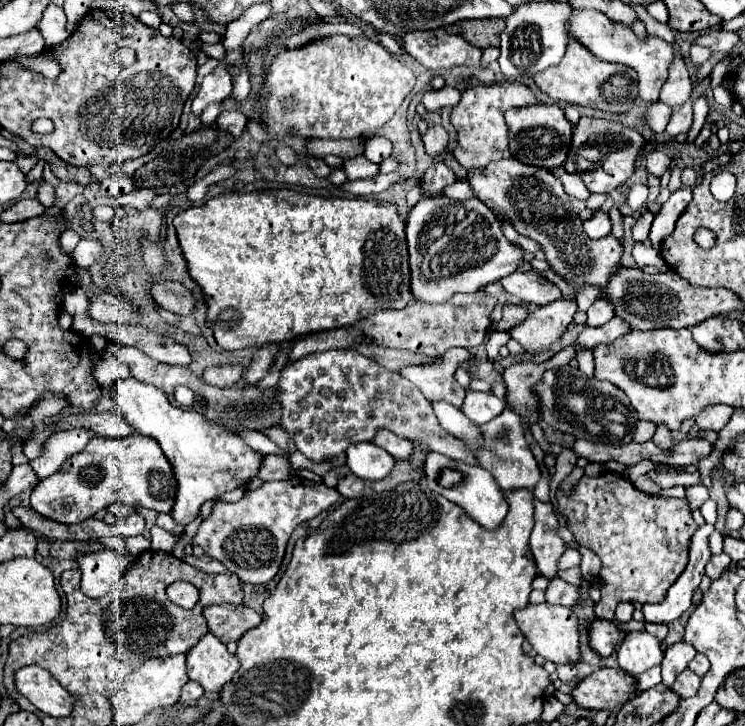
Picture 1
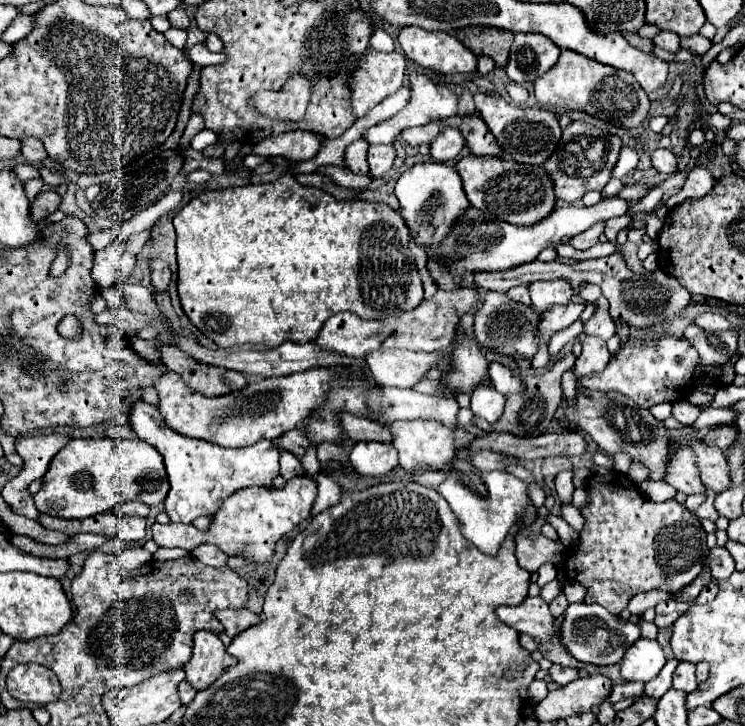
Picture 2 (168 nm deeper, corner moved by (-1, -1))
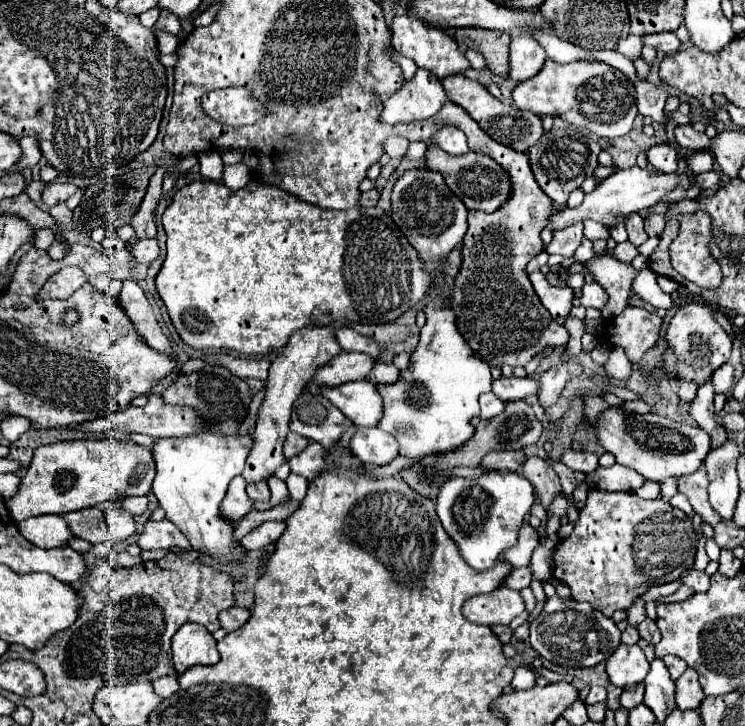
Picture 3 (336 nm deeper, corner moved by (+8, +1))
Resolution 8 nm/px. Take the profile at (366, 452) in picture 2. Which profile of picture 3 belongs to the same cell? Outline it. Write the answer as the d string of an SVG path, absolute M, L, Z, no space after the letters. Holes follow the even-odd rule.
M357 428L349 448L363 464L381 466L399 456L397 442L379 428Z

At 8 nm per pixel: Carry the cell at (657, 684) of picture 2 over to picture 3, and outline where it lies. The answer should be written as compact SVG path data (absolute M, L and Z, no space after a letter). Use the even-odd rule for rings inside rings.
M639 684L633 690L623 690L623 694L621 694L621 706L627 708L627 710L631 710L633 706L639 706L643 702L643 690L645 690L643 684Z

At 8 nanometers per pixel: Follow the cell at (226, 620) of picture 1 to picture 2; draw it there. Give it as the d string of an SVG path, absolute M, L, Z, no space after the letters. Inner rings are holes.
M242 608L242 610L218 610L218 612L214 612L214 616L222 622L224 634L228 634L230 638L234 638L242 630L246 630L246 628L260 622L260 616L250 612L248 608Z

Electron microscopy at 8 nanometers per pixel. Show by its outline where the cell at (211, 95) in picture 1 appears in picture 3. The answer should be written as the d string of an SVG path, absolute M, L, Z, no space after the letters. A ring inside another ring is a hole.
M157 168L157 172L149 180L147 194L145 194L145 198L143 198L137 214L131 220L131 224L135 228L135 238L133 240L157 234L157 228L155 228L155 210L157 210L157 202L161 198L161 190L163 190L163 176L165 176L165 168Z

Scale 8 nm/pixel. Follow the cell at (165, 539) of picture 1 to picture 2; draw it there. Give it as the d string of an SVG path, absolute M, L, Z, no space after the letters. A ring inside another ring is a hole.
M308 476L290 478L282 490L268 490L250 486L226 498L220 510L214 514L210 528L206 532L194 528L192 524L154 524L151 527L154 540L164 548L184 548L194 550L200 544L214 544L226 556L240 556L248 562L268 564L274 556L276 542L288 534L296 524L310 518L316 500L316 482Z

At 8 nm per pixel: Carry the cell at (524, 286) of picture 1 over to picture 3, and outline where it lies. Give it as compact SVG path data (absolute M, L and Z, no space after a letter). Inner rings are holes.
M533 272L529 274L531 282L533 282L533 288L537 292L537 296L541 298L543 306L551 312L553 318L565 318L571 308L573 308L573 288L569 286L551 286L547 282L547 278L541 274L541 272Z

